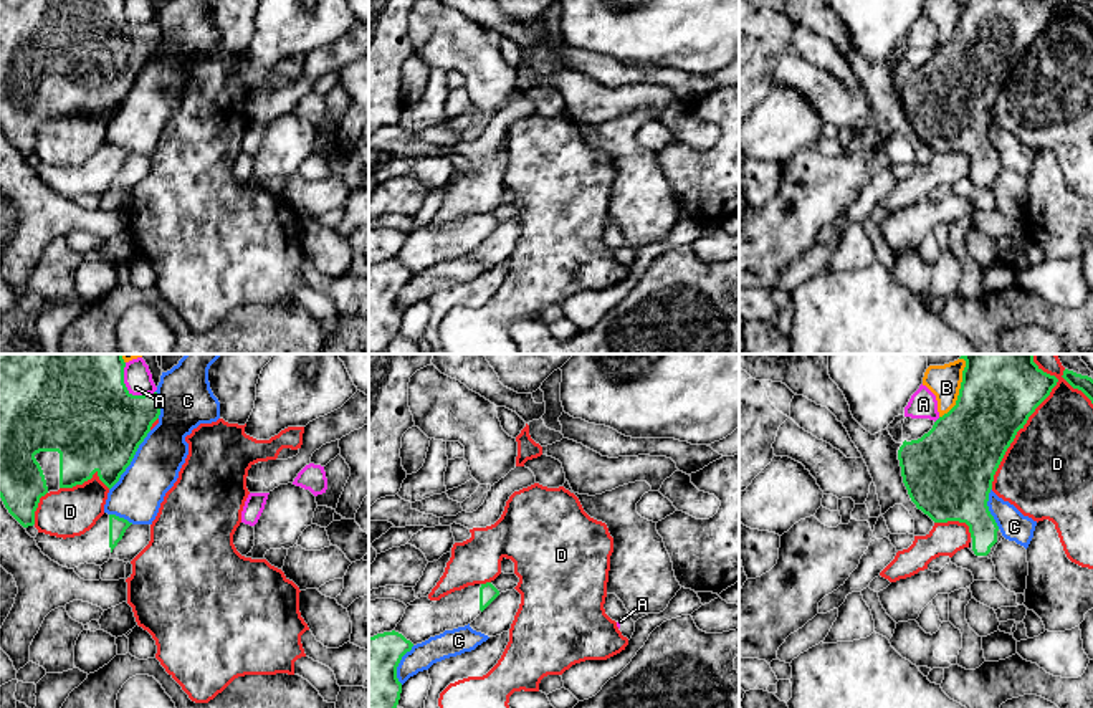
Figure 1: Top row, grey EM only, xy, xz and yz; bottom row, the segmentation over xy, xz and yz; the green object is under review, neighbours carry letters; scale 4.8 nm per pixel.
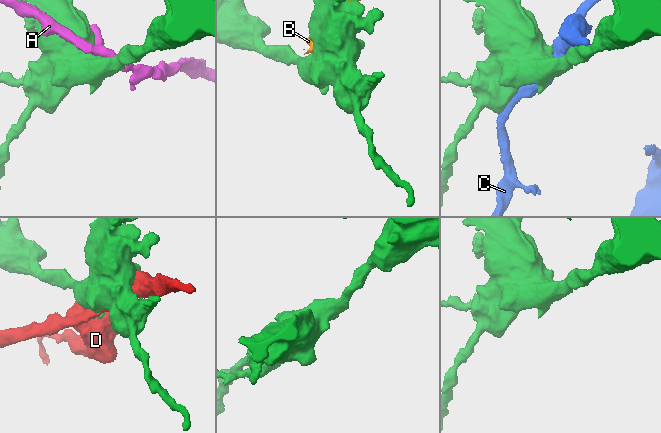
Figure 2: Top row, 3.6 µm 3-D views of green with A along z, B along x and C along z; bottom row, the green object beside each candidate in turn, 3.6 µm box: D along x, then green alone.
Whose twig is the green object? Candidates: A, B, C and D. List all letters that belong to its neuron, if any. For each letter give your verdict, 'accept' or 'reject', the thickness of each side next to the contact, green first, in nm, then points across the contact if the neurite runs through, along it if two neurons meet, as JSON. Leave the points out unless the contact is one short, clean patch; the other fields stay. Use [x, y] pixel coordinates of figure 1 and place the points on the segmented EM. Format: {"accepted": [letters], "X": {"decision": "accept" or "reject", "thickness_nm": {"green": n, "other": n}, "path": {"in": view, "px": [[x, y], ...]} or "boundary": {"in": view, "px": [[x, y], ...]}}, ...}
{"accepted": [], "A": {"decision": "reject", "thickness_nm": {"green": 500, "other": 140}}, "B": {"decision": "reject", "thickness_nm": {"green": 380, "other": 160}}, "C": {"decision": "reject", "thickness_nm": {"green": 460, "other": 240}}, "D": {"decision": "reject", "thickness_nm": {"green": 380, "other": 420}}}

